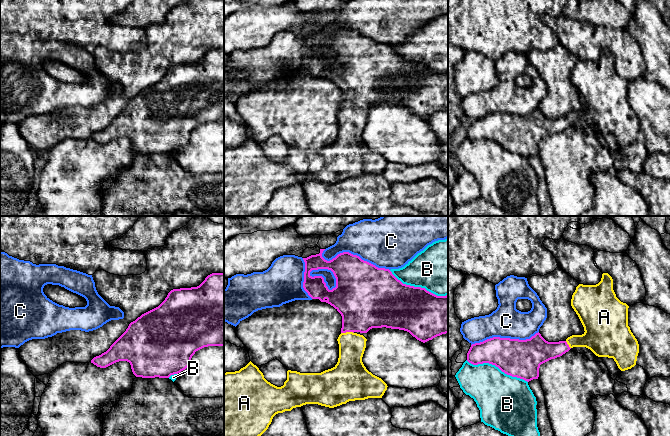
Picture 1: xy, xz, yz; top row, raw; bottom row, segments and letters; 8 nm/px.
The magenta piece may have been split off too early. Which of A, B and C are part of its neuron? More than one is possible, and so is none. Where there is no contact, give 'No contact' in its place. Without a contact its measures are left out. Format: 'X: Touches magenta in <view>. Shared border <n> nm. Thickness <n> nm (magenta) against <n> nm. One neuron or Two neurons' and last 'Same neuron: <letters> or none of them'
A: Touches magenta in xz. Shared border 100 nm. Thickness 400 nm (magenta) against 200 nm. One neuron
B: Touches magenta in yz. Shared border 550 nm. Thickness 300 nm (magenta) against 380 nm. Two neurons
C: Touches magenta in xz. Shared border 550 nm. Thickness 400 nm (magenta) against 380 nm. Two neurons
Same neuron: A

